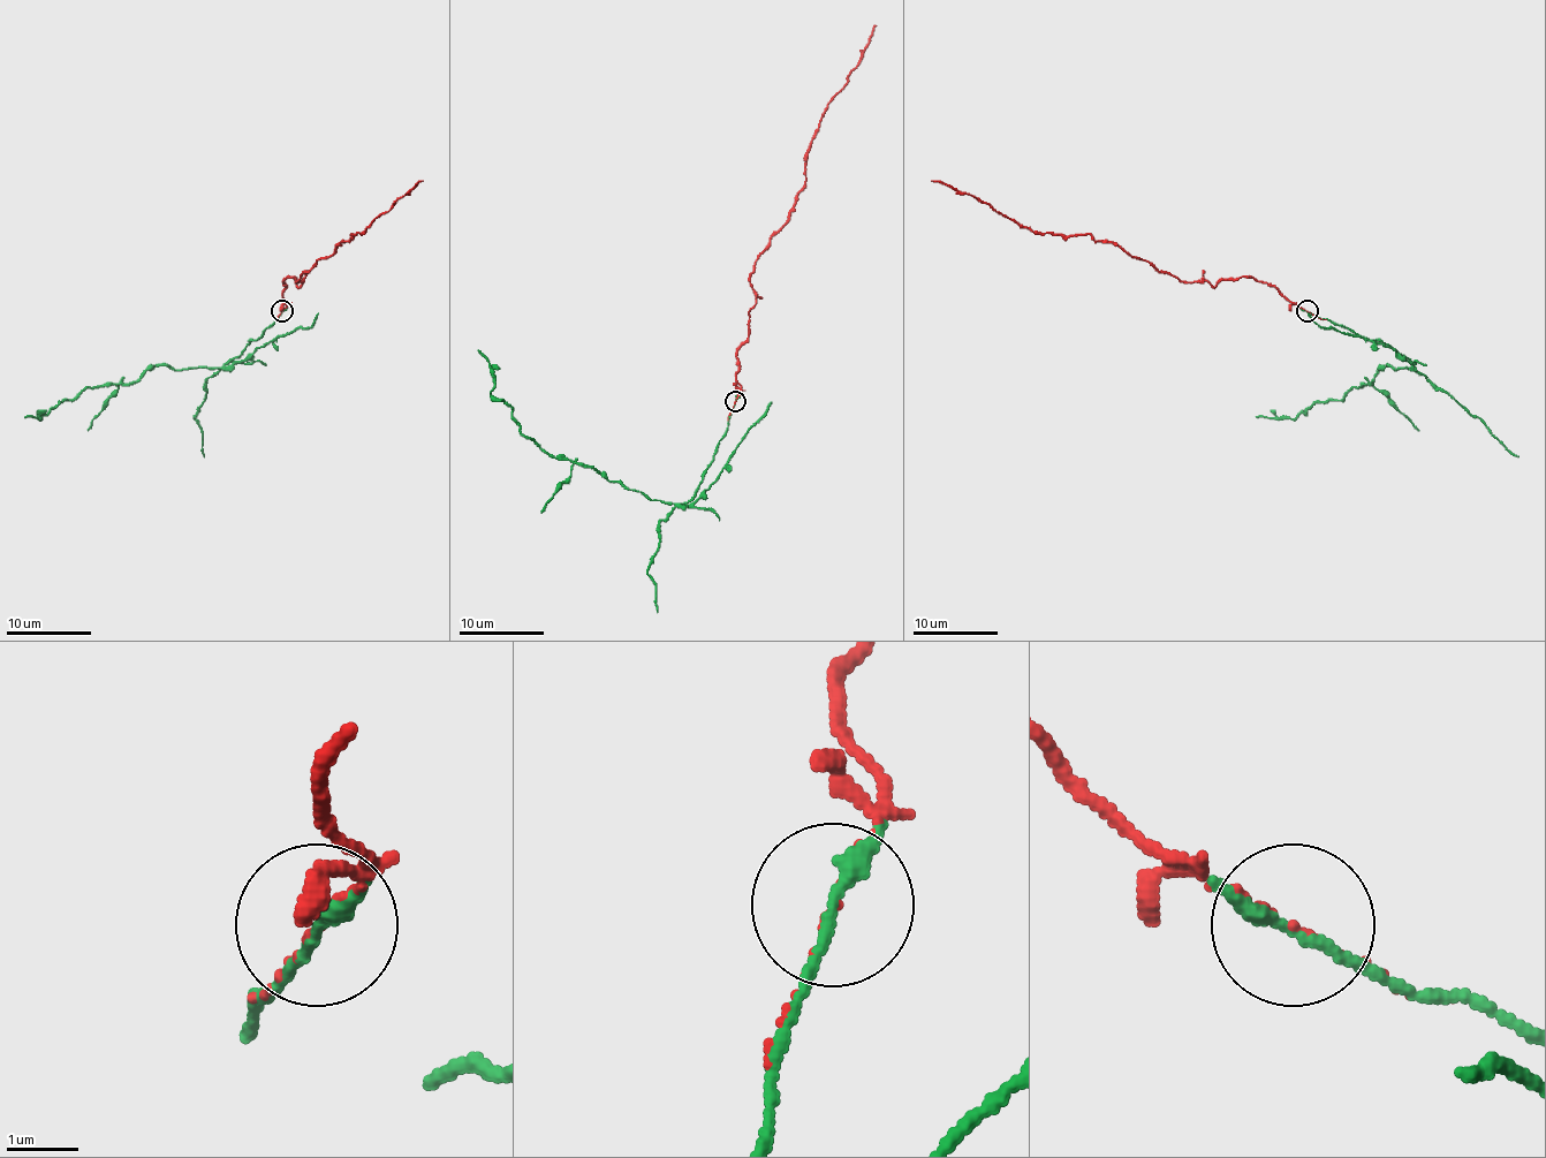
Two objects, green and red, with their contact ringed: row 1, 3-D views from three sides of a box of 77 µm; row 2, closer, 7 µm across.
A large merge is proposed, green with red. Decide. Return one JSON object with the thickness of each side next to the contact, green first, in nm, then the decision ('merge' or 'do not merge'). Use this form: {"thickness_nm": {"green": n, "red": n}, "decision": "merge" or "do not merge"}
{"thickness_nm": {"green": 180, "red": 80}, "decision": "do not merge"}

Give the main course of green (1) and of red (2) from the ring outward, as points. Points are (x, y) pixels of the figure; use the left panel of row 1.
1: (282, 311), (225, 366), (154, 364), (135, 381), (88, 386), (37, 414), (42, 418), (24, 418)
2: (282, 311), (288, 277), (295, 277), (300, 286), (303, 273), (423, 181)

